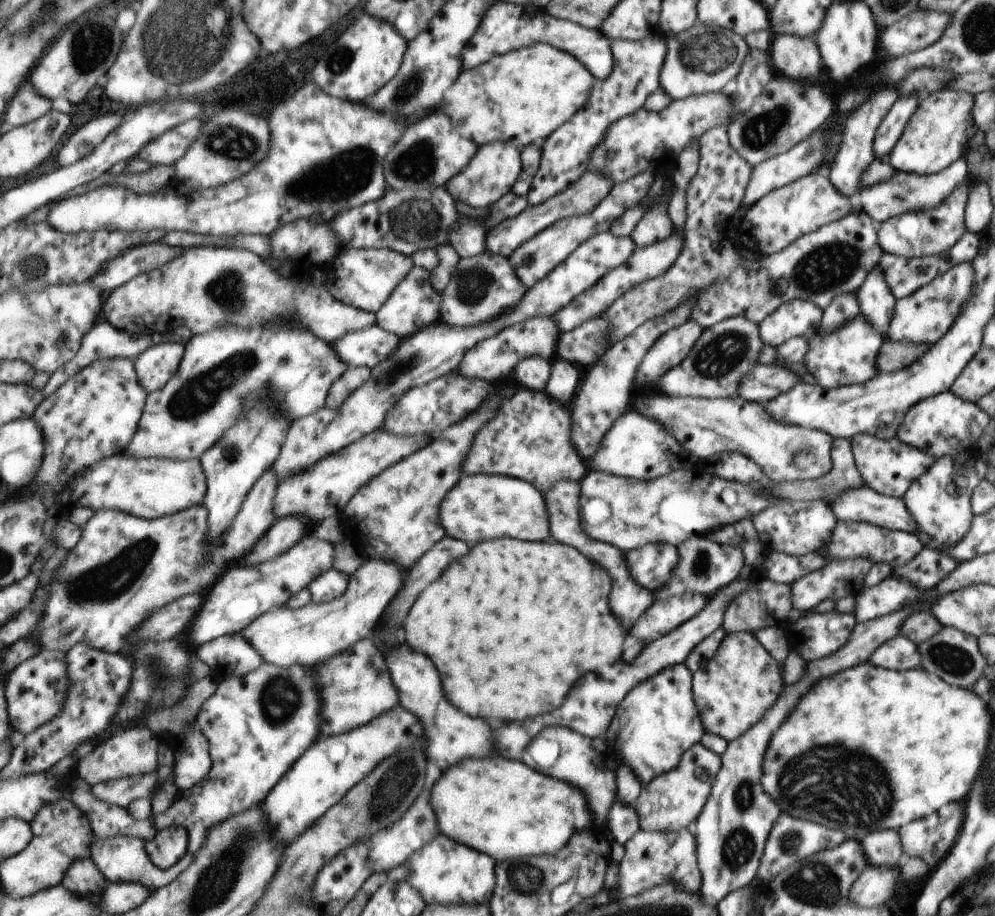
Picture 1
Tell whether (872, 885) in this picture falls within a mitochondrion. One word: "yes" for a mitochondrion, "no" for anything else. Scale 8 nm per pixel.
no

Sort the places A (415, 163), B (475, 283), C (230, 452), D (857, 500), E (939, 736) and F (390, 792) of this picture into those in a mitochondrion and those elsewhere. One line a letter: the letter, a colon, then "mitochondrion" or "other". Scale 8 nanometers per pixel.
A: mitochondrion
B: mitochondrion
C: mitochondrion
D: other
E: other
F: mitochondrion

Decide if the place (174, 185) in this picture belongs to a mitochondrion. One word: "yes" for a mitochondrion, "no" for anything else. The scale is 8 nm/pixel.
no

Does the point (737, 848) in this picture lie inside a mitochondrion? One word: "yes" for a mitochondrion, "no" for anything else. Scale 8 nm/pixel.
yes

